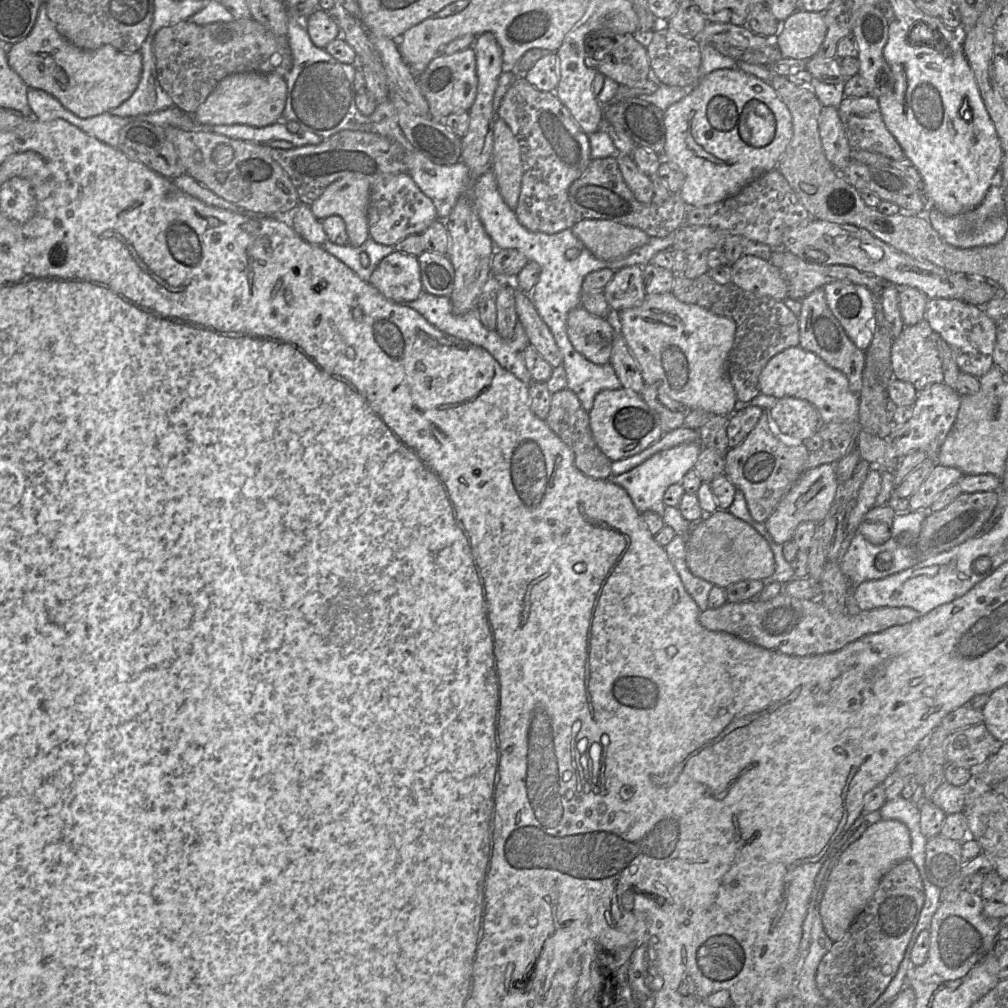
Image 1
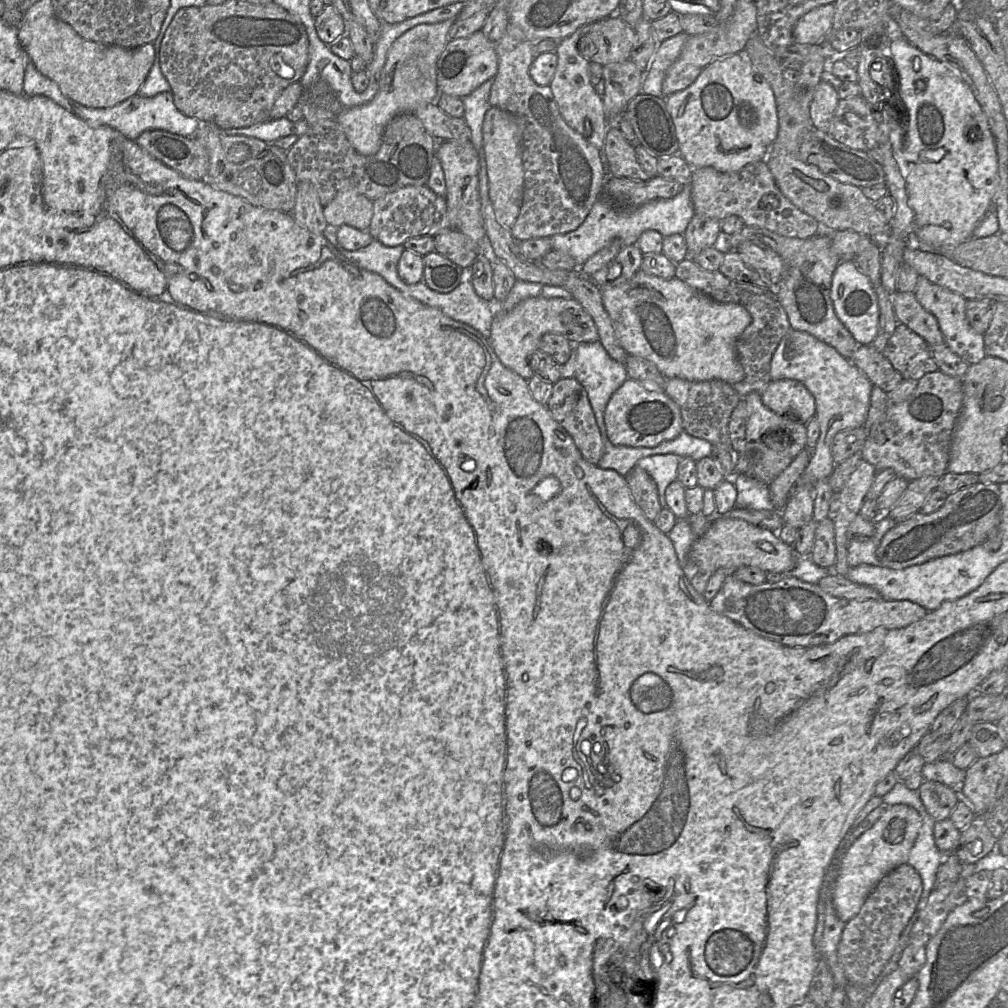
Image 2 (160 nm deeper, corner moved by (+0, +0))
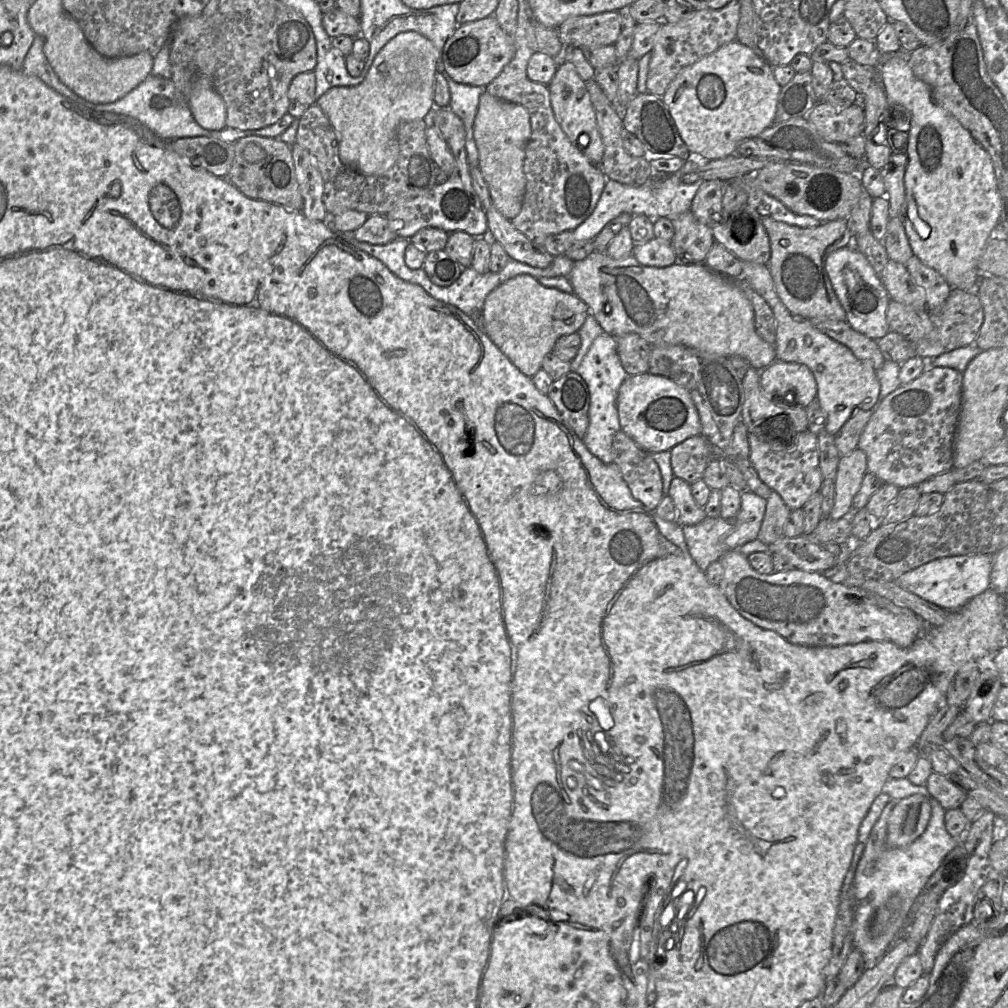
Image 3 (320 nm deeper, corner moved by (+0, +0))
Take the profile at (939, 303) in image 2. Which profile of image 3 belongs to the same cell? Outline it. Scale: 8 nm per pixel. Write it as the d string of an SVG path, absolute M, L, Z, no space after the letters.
M915 255L906 263L906 268L915 284L924 294L926 309L938 309L949 297L953 288L933 268L923 264Z

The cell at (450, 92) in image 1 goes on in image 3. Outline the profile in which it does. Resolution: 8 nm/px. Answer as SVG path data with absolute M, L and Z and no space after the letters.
M494 15L458 25L442 50L445 72L457 83L483 86L490 84L515 53L513 38L500 26Z

